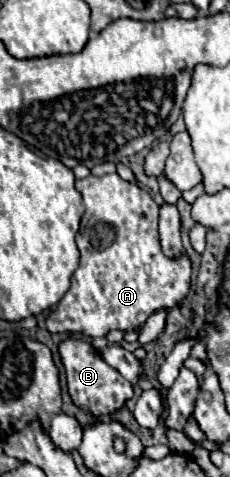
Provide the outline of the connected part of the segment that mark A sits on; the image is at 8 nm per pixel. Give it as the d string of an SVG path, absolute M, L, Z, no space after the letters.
M118 174L106 176L86 176L76 180L76 190L84 198L86 212L80 220L80 230L76 234L76 244L80 248L80 266L72 274L72 286L64 298L52 308L46 320L48 332L80 332L90 338L106 336L110 330L134 330L144 326L146 318L160 310L178 306L190 292L190 260L186 256L170 260L160 250L158 238L158 204L152 196L138 188L134 182L122 180Z

